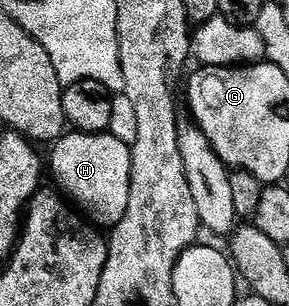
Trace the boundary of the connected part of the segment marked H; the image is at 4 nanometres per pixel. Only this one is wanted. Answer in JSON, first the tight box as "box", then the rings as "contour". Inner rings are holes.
{"box":[48,131,131,228],"contour":[[[78,131],[65,133],[51,147],[48,168],[57,183],[55,185],[83,212],[87,221],[100,228],[112,228],[124,218],[131,192],[131,147],[105,134],[82,134]]]}

